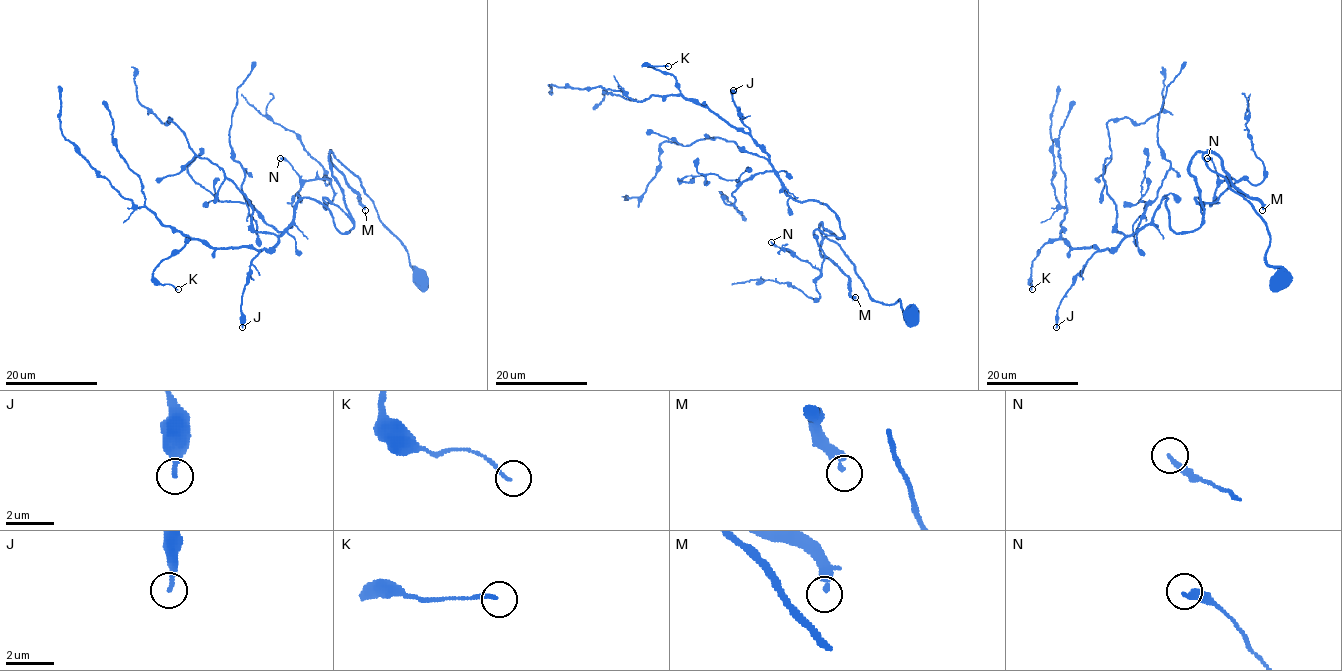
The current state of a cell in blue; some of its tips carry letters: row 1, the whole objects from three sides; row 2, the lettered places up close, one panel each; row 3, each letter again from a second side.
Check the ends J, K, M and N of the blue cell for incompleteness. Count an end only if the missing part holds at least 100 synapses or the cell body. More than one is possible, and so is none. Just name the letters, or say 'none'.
M

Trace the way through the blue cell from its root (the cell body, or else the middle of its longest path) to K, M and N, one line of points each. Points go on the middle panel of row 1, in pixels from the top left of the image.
K: (908, 315), (822, 235), (844, 235), (832, 210), (794, 200), (747, 133), (644, 65), (668, 66)
M: (908, 315), (899, 300), (876, 302), (845, 252), (825, 237), (820, 254), (848, 277), (849, 293), (855, 297)
N: (908, 315), (899, 300), (869, 295), (822, 224), (839, 238), (815, 231), (820, 269), (771, 242)

